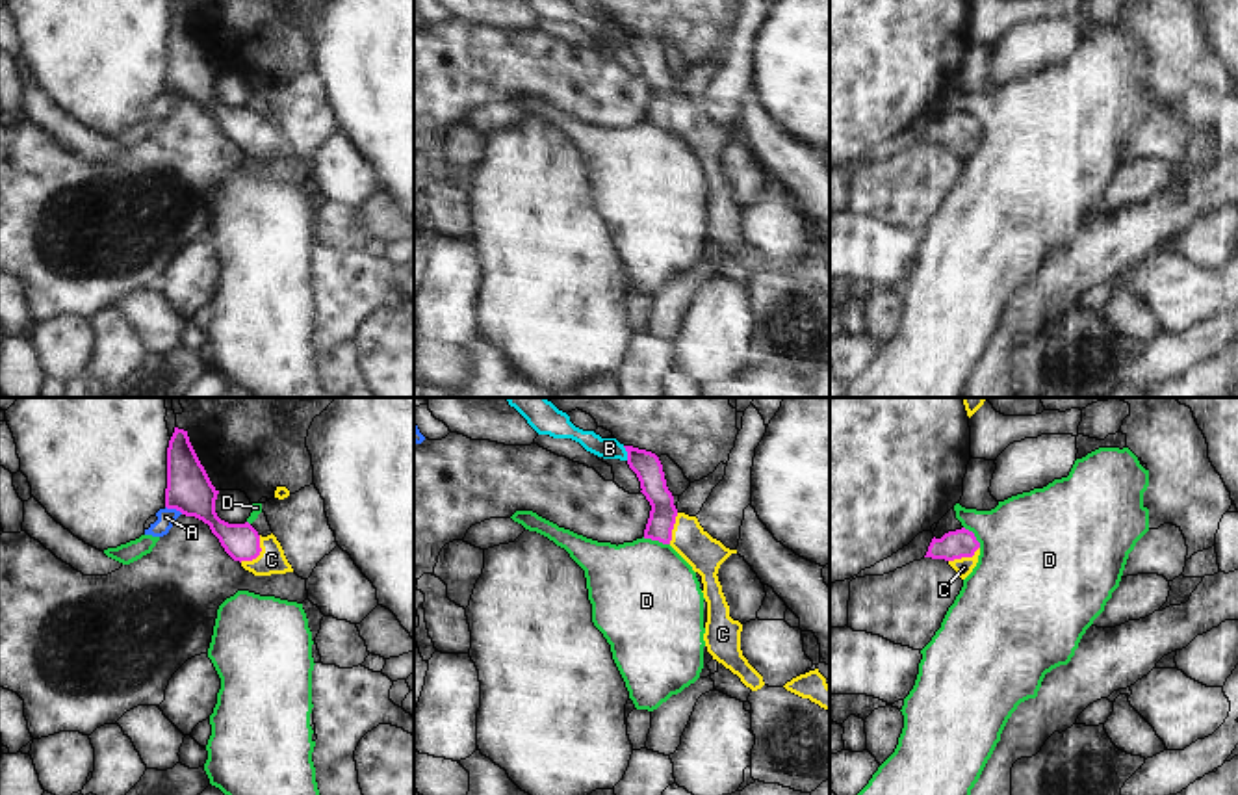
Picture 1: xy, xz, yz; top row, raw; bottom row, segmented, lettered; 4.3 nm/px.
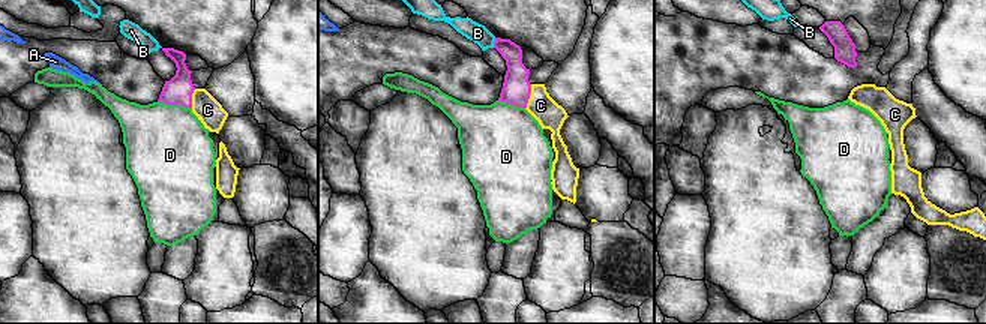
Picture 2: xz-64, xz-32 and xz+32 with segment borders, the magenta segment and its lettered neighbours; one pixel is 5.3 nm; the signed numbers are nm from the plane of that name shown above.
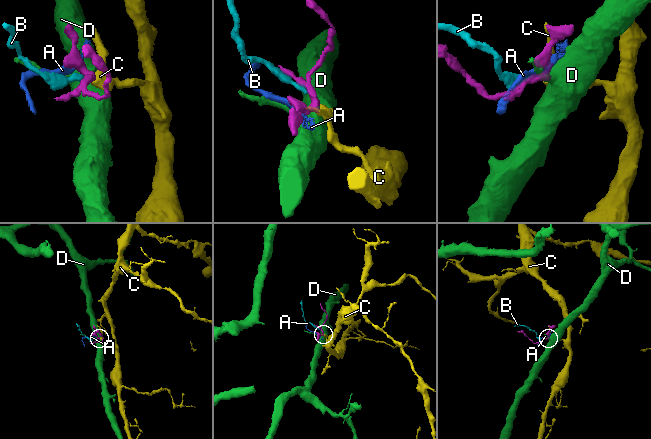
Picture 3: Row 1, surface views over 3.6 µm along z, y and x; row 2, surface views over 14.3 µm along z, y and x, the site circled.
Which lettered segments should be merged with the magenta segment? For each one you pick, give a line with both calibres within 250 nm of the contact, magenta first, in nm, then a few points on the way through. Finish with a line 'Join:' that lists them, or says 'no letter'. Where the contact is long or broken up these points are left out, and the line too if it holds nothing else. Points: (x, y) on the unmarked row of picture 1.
C: calibres 160 and 120 nm; way xy (242, 127), (258, 138), (271, 143)
Join: C

